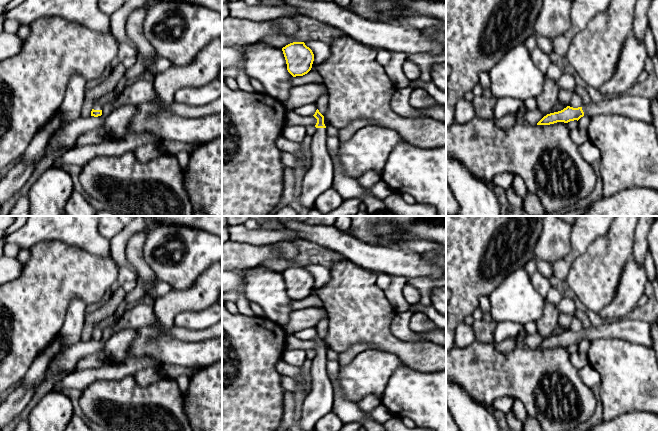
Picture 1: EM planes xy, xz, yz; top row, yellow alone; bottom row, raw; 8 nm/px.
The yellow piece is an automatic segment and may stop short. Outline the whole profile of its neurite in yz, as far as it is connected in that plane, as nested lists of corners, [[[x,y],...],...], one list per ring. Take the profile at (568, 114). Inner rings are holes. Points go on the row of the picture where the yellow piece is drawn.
[[[621,94],[605,96],[599,102],[590,102],[578,108],[567,106],[561,111],[547,114],[537,125],[550,125],[557,122],[568,123],[574,120],[578,121],[583,116],[593,117],[606,113],[619,114],[631,119],[645,121],[651,125],[654,123],[649,98],[645,96]]]

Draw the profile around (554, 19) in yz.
[[[542,0],[534,26],[534,34],[551,40],[567,32],[571,26],[570,10],[569,0]]]

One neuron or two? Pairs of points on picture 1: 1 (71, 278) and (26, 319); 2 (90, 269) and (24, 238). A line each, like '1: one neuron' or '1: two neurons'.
1: one neuron
2: two neurons

